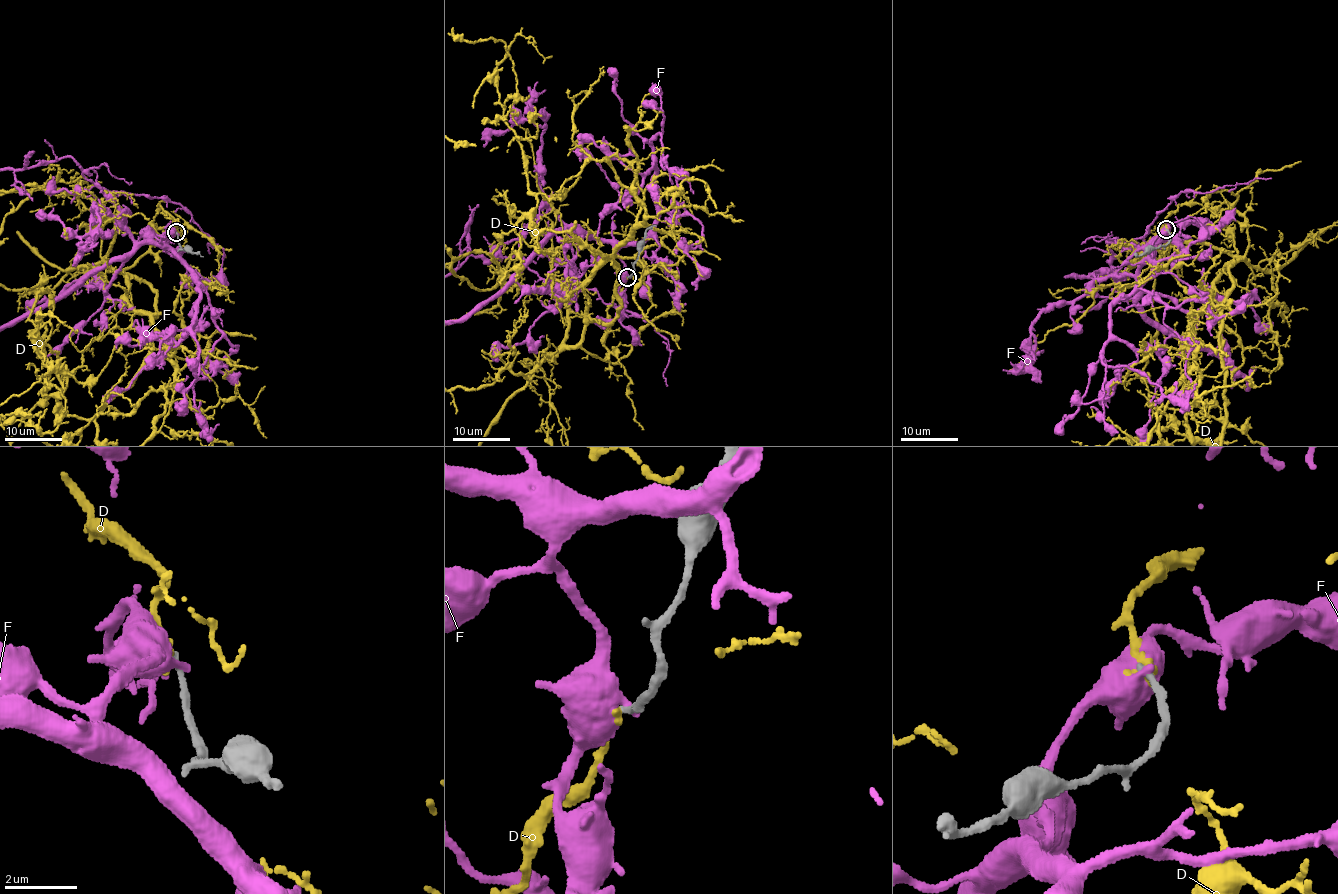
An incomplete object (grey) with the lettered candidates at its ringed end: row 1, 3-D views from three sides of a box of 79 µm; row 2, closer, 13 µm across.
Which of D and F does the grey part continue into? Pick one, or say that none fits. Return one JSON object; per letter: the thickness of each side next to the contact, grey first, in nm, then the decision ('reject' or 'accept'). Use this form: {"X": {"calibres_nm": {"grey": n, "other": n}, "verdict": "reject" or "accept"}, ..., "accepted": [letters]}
{"D": {"calibres_nm": {"grey": 160, "other": 240}, "verdict": "reject"}, "F": {"calibres_nm": {"grey": 170, "other": 650}, "verdict": "reject"}, "accepted": []}

